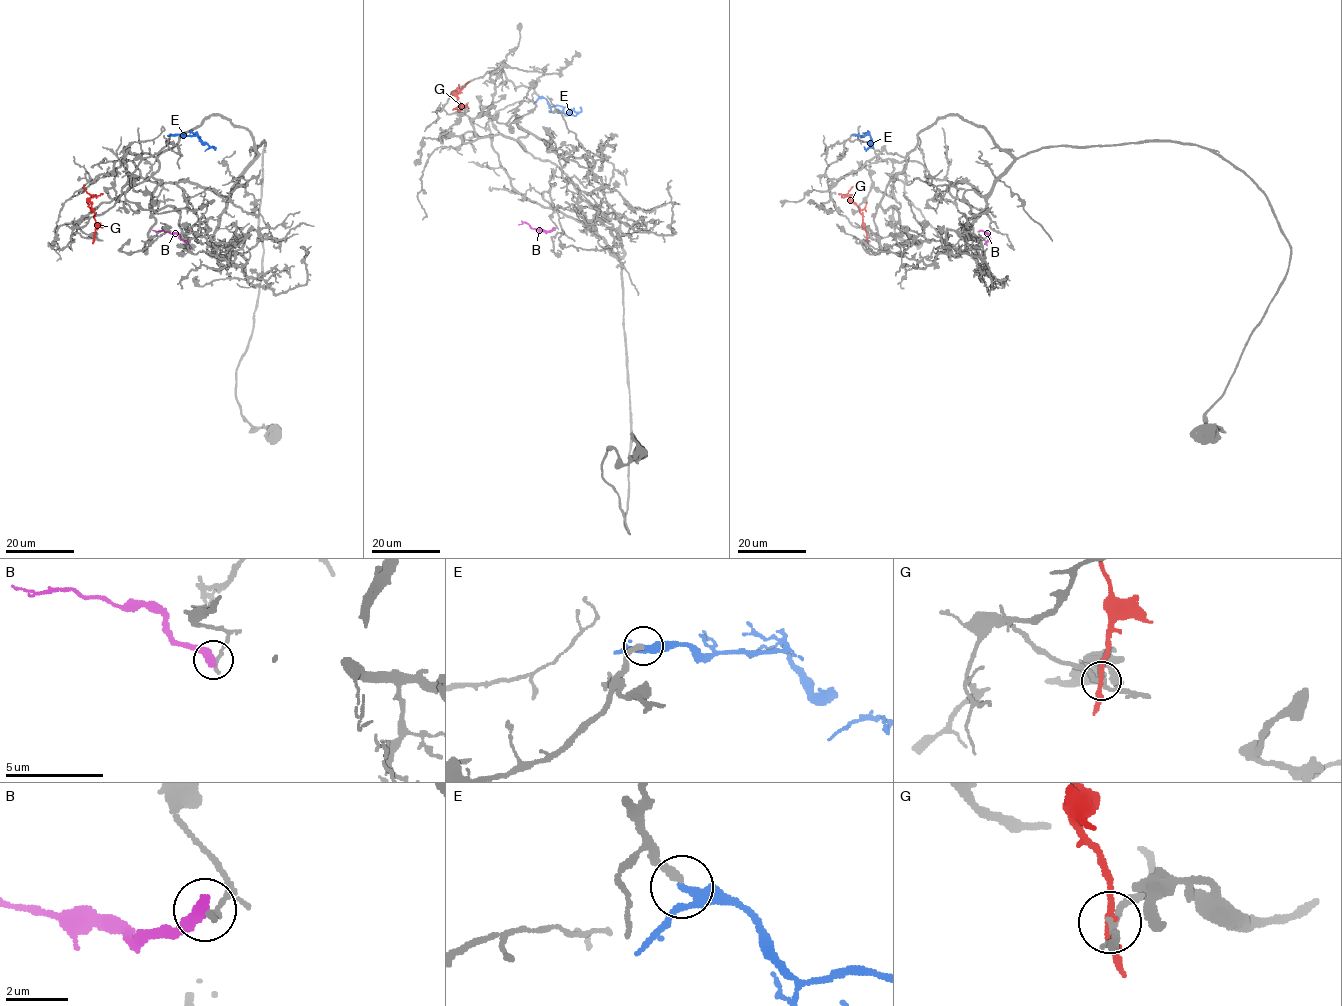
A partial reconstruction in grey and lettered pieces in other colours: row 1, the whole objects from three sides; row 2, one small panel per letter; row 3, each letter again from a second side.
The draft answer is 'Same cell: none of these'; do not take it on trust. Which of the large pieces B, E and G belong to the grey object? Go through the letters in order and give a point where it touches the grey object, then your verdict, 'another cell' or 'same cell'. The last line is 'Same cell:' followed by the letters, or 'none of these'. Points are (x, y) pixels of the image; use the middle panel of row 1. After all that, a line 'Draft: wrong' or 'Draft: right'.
B: (553, 229) | another cell
E: (538, 96) | another cell
G: (460, 109) | another cell
Same cell: none of these
Draft: right

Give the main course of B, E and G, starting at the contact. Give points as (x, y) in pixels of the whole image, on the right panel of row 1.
B: (986, 243), (988, 235), (979, 231), (982, 230)
E: (853, 134), (870, 136), (872, 145), (868, 149), (864, 146)
G: (866, 238), (861, 213), (846, 194), (854, 185)

